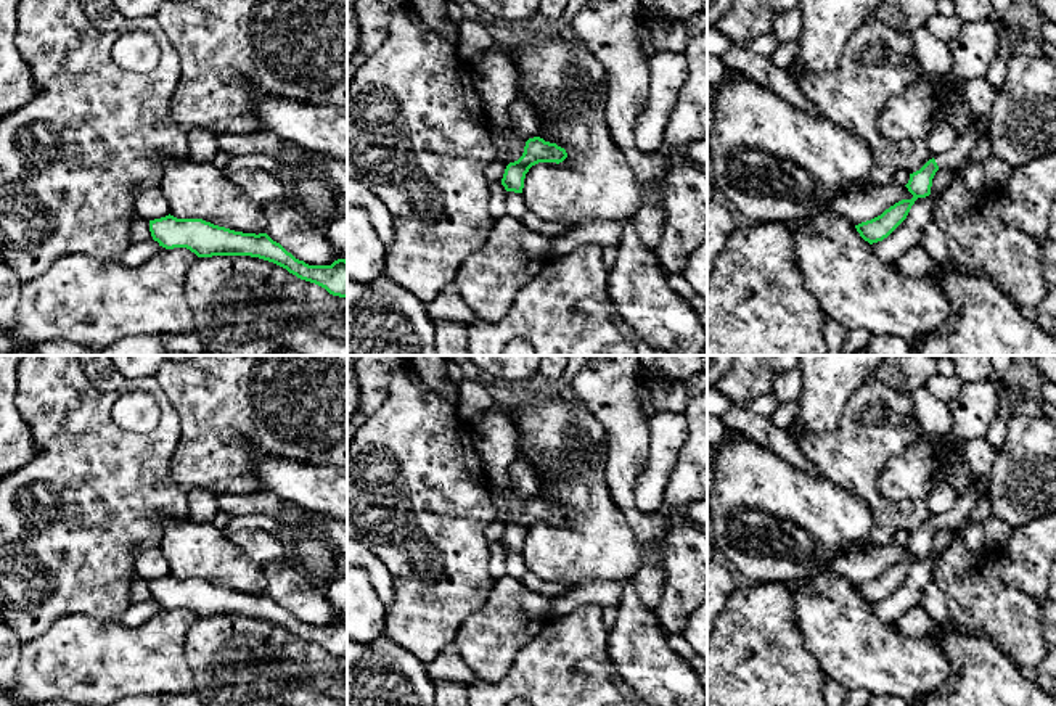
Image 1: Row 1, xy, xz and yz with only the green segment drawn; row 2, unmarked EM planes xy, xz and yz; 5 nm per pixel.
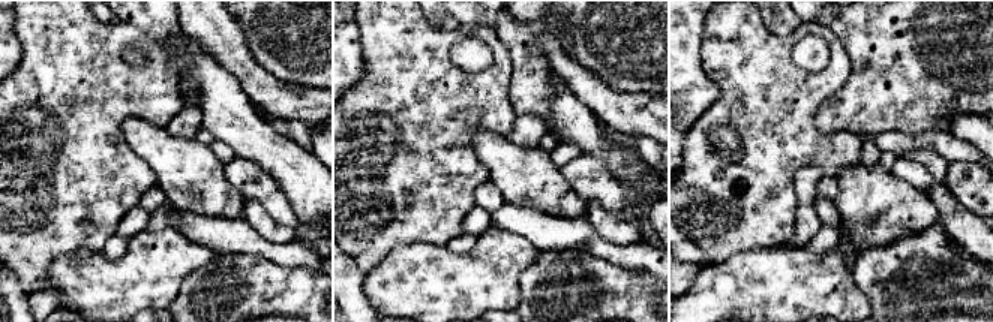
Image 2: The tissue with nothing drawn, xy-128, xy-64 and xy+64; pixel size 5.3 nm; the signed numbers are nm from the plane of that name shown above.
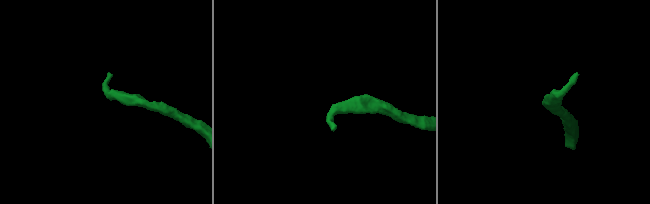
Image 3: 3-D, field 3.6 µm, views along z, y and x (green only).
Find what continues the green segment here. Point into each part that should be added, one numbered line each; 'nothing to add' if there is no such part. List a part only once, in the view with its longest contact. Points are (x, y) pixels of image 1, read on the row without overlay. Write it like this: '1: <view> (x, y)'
1: yz (965, 504)

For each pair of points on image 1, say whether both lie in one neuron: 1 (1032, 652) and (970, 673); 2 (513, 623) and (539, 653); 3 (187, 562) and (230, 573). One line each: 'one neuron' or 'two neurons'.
1: two neurons
2: two neurons
3: one neuron

